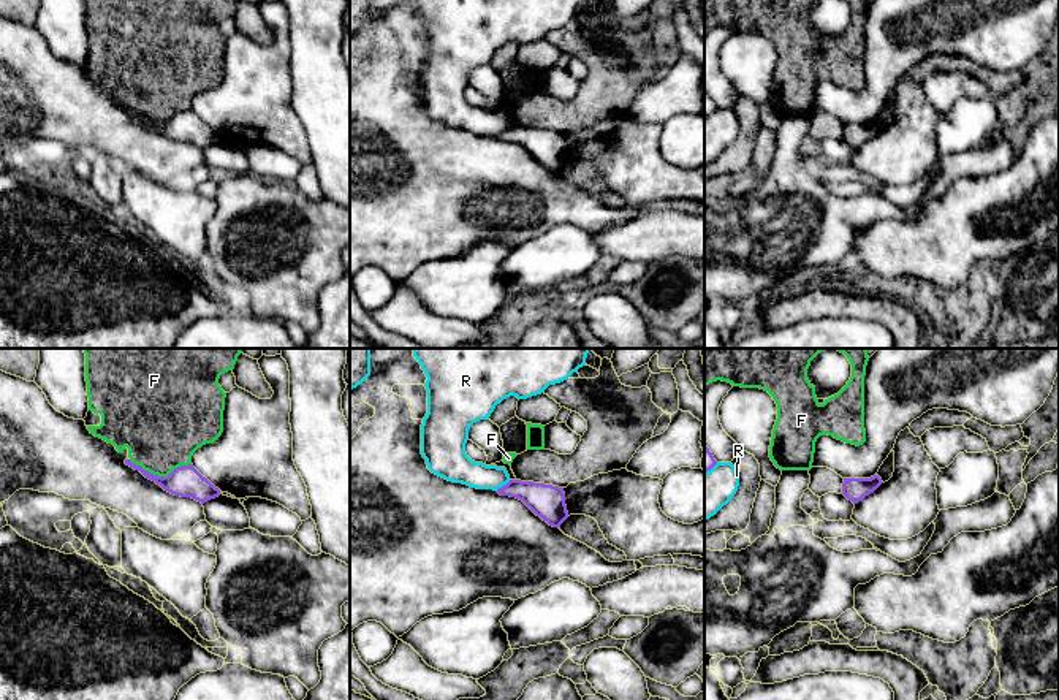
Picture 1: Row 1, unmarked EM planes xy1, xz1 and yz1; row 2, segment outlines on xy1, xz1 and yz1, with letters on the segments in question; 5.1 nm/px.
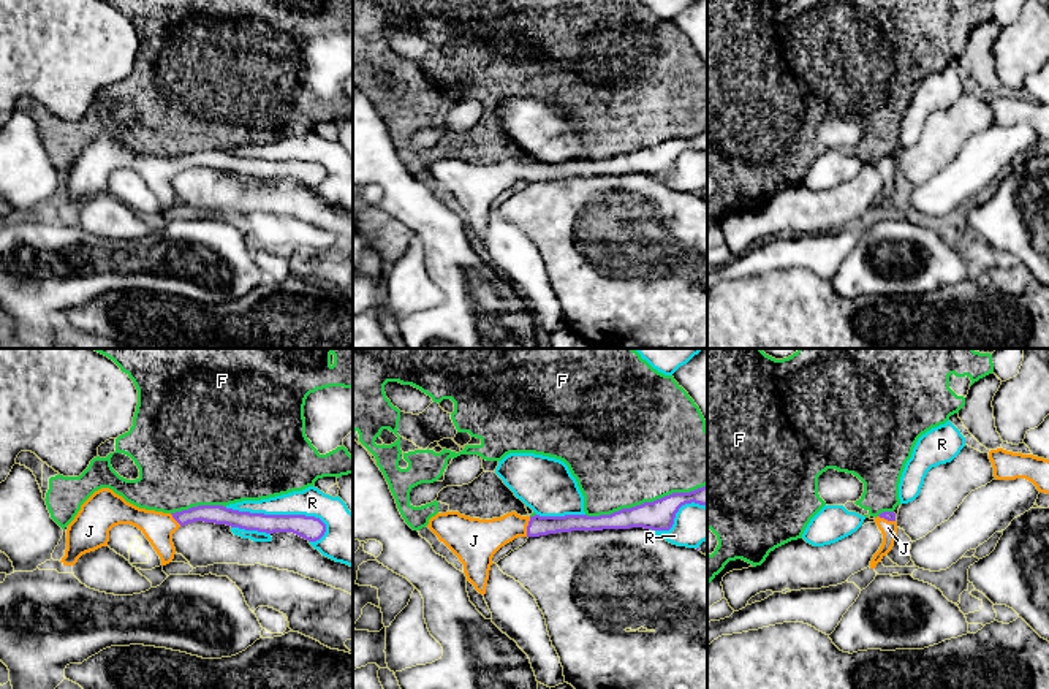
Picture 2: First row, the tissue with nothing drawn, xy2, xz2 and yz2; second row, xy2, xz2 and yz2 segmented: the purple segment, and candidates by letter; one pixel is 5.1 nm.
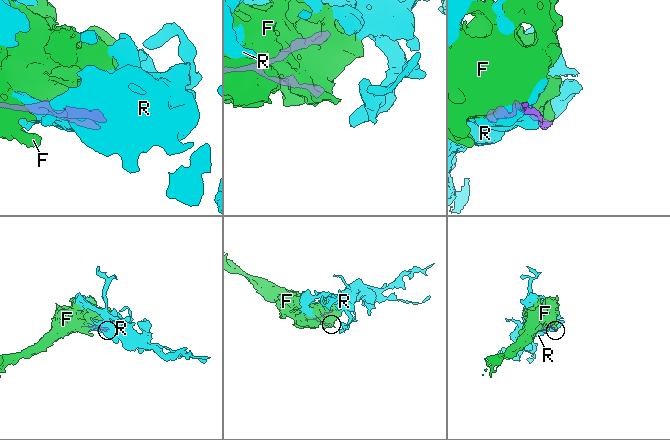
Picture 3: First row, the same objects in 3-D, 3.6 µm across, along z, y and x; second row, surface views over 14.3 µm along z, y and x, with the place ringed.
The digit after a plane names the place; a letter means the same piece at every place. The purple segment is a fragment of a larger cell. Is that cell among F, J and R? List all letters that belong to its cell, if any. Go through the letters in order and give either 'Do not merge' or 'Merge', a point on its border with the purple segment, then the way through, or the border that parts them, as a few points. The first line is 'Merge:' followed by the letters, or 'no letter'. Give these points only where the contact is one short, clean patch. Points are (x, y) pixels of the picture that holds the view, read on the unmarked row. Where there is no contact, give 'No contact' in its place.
Merge: no letter
F: Do not merge. Touches purple at xz2 (646, 148)
J: Do not merge. Touches purple at xz2 (527, 171)
R: Do not merge. Touches purple at xy2 (279, 160)

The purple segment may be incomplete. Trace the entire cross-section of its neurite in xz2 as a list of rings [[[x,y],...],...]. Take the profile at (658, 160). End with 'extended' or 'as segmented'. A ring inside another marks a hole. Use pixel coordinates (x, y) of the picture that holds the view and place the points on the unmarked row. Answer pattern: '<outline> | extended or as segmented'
[[[707,130],[690,138],[672,138],[653,147],[644,147],[631,154],[622,154],[611,160],[587,162],[530,162],[527,182],[540,182],[571,176],[603,176],[644,173],[652,176],[669,176],[676,158],[685,149],[699,149],[707,152]]] | as segmented

